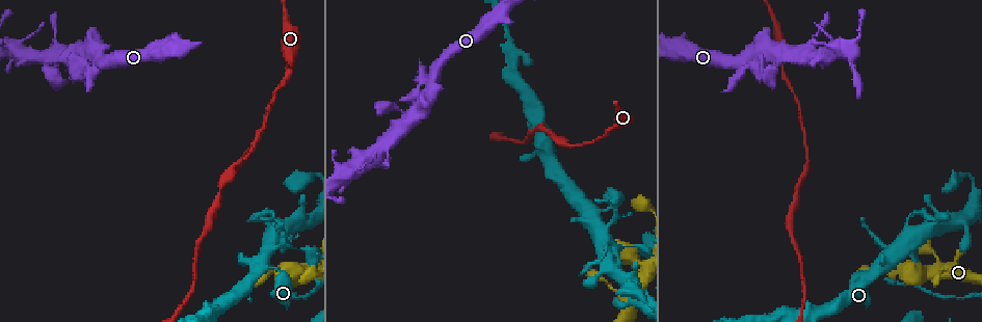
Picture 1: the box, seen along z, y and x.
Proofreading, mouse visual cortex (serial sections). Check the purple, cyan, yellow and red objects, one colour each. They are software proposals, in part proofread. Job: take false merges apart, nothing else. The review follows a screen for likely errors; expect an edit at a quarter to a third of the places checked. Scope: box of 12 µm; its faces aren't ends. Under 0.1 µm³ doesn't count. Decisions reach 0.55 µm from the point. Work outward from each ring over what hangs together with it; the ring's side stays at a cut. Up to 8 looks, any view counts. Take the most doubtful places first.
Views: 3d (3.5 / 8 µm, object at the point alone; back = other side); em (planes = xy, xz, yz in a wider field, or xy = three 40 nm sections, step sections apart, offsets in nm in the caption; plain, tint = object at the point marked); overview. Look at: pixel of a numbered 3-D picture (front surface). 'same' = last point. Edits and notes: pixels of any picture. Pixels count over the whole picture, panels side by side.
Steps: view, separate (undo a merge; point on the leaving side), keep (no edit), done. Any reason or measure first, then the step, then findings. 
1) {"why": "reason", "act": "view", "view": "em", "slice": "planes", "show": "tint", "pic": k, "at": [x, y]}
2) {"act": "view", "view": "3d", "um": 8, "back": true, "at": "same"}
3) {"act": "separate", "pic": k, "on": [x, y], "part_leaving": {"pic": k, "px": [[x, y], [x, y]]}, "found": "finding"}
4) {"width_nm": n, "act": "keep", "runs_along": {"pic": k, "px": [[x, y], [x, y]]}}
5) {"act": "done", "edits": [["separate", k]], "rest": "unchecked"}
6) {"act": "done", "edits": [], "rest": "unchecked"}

{"why": "narrows sharply", "act": "view", "view": "3d", "um": 3.5, "pic": 1, "at": [640, 246]}

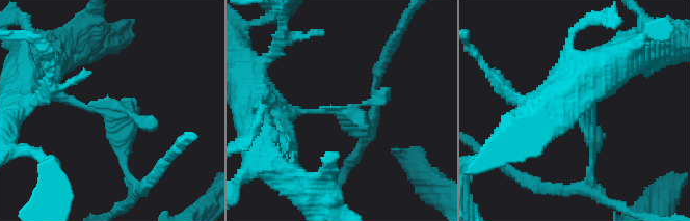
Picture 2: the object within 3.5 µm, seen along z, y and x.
{"why": "shape alone is not enough", "act": "view", "view": "em", "slice": "xy", "step": 3, "show": "tint", "pic": 2, "at": [107, 110]}

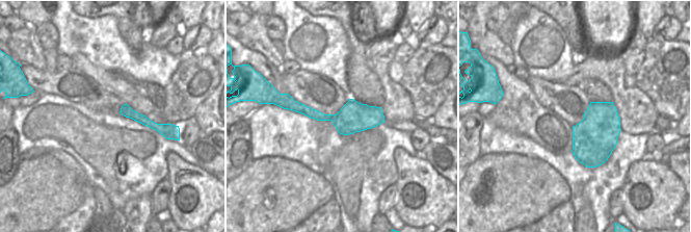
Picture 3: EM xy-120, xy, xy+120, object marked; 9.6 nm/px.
{"act": "separate", "pic": 2, "on": [120, 154], "part_leaving": {"pic": 2, "px": [[110, 117], [135, 187], [129, 203]]}, "found": "two cells meet here"}

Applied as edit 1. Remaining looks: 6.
{"why": "a narrow waist", "act": "view", "view": "3d", "um": 8, "pic": 1, "at": [784, 70]}

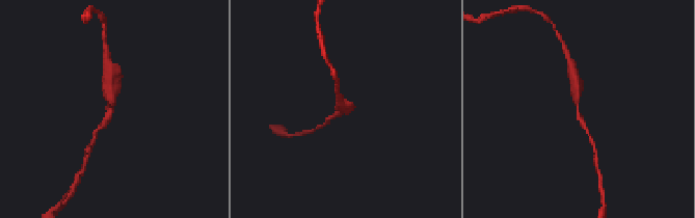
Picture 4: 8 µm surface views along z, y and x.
{"why": "closer look", "act": "view", "view": "3d", "um": 3.5, "pic": 4, "at": [577, 108]}

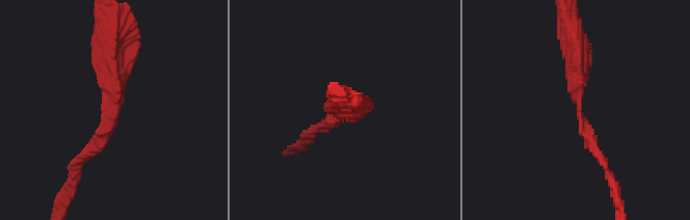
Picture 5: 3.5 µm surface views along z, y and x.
{"act": "keep", "found": "all the same cell"}

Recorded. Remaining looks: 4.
{"why": "abrupt turn", "act": "view", "view": "3d", "um": 3.5, "back": true, "pic": 1, "at": [405, 112]}

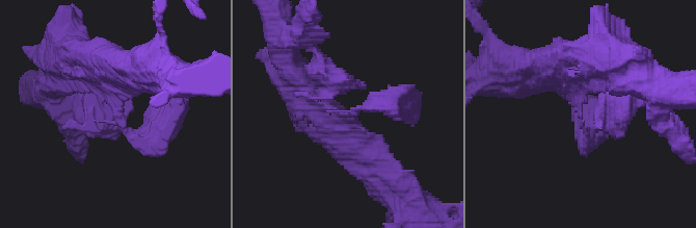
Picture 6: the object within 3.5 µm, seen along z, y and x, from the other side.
{"arm_widths_nm": [350, 400], "why": "shape alone is not enough", "act": "view", "view": "em", "slice": "xy", "step": 1, "show": "tint", "pic": 6, "at": [120, 118]}

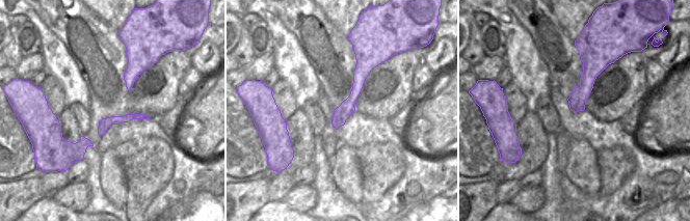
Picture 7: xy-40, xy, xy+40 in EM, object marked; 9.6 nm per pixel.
{"act": "keep", "runs_along": {"pic": 6, "px": [[99, 65], [125, 129], [154, 135], [169, 116]]}, "found": "continuous, no second cell"}

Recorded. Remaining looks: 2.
{"act": "done", "edits": [["separate", 2]], "rest": "unchecked"}

